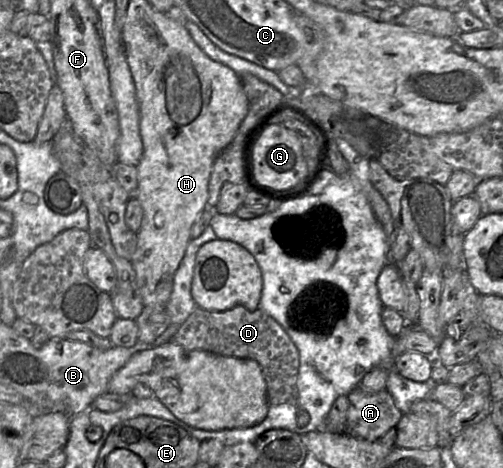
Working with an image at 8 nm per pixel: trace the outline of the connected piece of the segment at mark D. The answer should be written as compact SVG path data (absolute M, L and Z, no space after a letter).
M235 306L225 311L209 311L196 307L179 326L172 341L187 350L204 350L256 361L266 382L269 405L285 404L297 397L298 349L281 325L261 308L248 310Z

